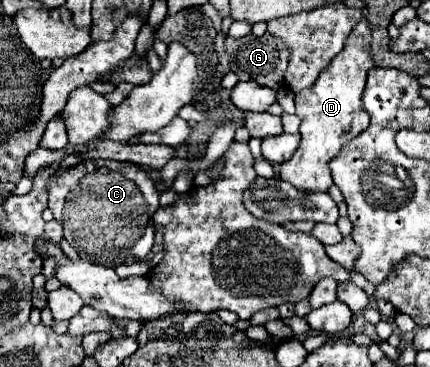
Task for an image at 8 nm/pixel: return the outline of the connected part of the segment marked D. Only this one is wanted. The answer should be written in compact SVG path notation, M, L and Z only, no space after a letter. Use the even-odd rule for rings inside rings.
M362 17L362 21L348 35L348 39L344 43L344 49L320 73L316 83L312 87L308 87L308 91L296 95L296 115L302 119L302 125L300 125L302 141L300 141L300 147L296 149L296 153L290 157L290 161L284 161L280 165L280 179L292 183L302 193L316 193L316 191L326 193L332 187L332 175L330 175L328 163L332 161L332 157L338 155L338 151L350 139L360 135L360 131L364 131L368 127L368 123L370 123L370 117L362 107L362 91L364 91L364 85L366 85L366 73L374 67L372 55L370 55L370 39L372 37L370 37L370 29L368 29L368 21L366 21L366 17ZM344 127L352 127L352 131L344 133Z

